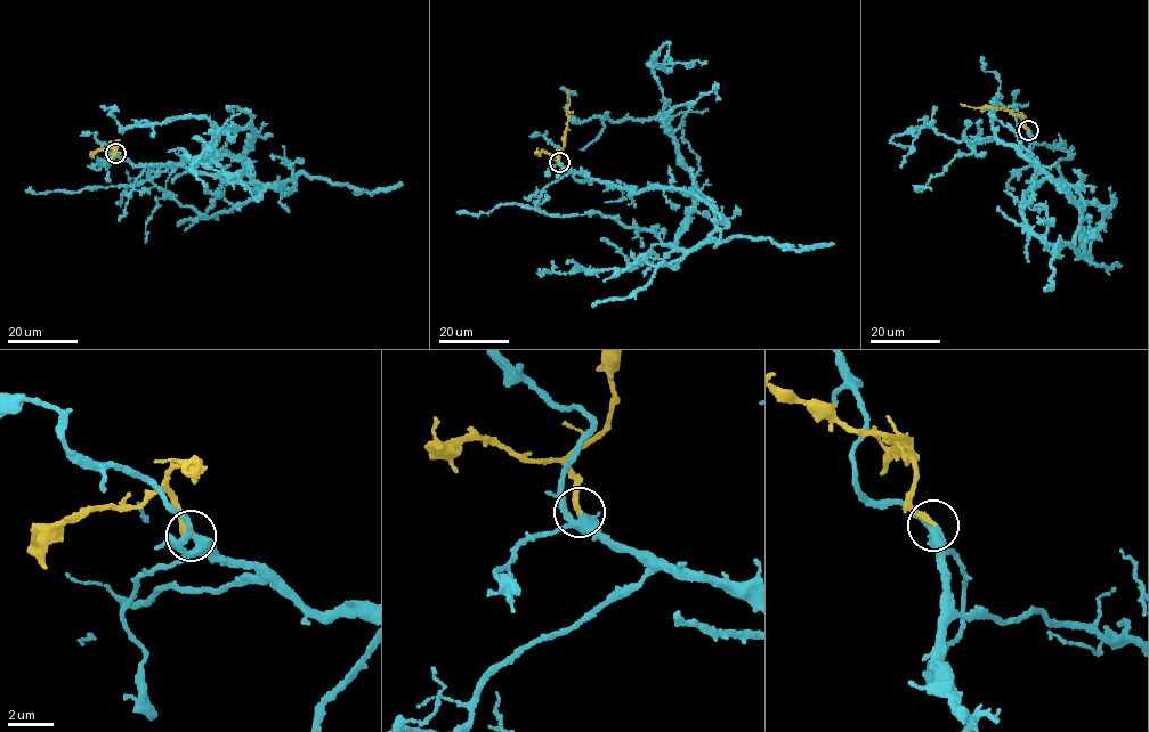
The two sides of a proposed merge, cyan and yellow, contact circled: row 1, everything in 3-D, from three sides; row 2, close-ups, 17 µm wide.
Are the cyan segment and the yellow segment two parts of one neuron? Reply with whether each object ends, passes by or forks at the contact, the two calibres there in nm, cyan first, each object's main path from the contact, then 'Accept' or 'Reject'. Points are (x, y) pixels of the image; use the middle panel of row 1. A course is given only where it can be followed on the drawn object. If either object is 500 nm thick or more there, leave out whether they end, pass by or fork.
At the ring cyan passes by. At the ring yellow ends. Thickness 320 nm (cyan) against 240 nm. Course of cyan: (558, 163), (633, 192), (692, 192), (714, 229), (677, 249), (695, 186), (665, 125), (576, 121), (560, 88). Course of yellow: (558, 162), (558, 154), (564, 148), (569, 119), (566, 89). Accept

